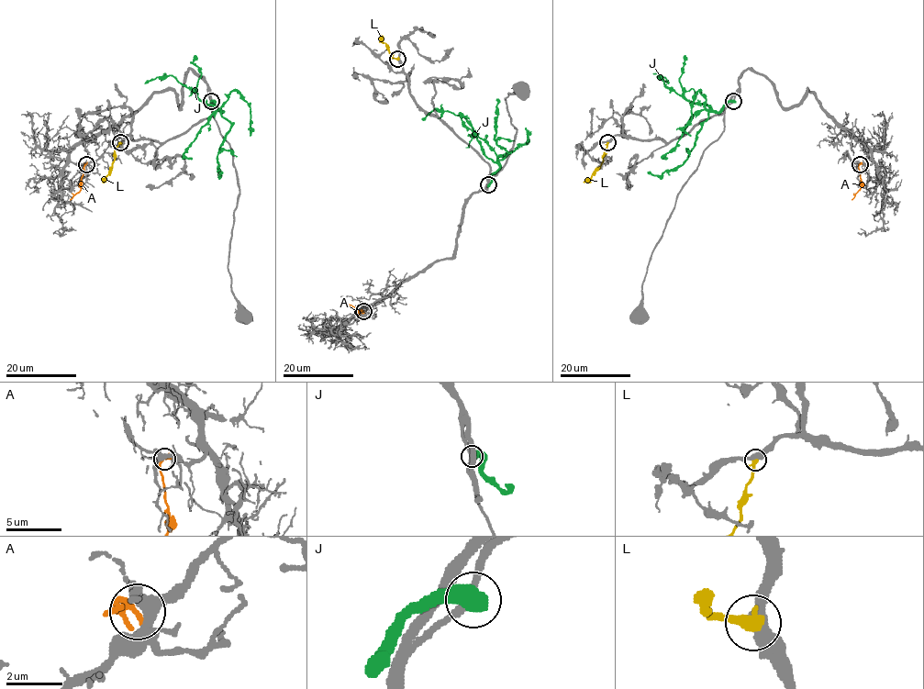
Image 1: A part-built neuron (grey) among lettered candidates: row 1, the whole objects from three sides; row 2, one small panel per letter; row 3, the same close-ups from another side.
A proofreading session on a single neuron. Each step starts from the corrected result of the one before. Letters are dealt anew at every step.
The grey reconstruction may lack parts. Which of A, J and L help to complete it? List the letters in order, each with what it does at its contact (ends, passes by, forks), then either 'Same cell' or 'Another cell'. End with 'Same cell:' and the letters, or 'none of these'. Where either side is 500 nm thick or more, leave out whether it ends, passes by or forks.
A: It ends there. Another cell
J: Another cell
L: Same cell
Same cell: L

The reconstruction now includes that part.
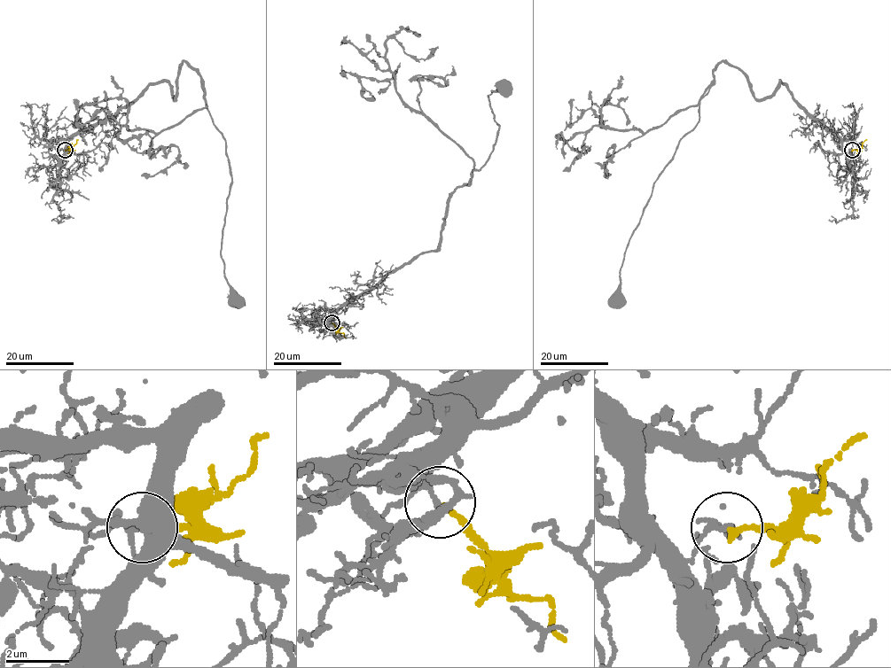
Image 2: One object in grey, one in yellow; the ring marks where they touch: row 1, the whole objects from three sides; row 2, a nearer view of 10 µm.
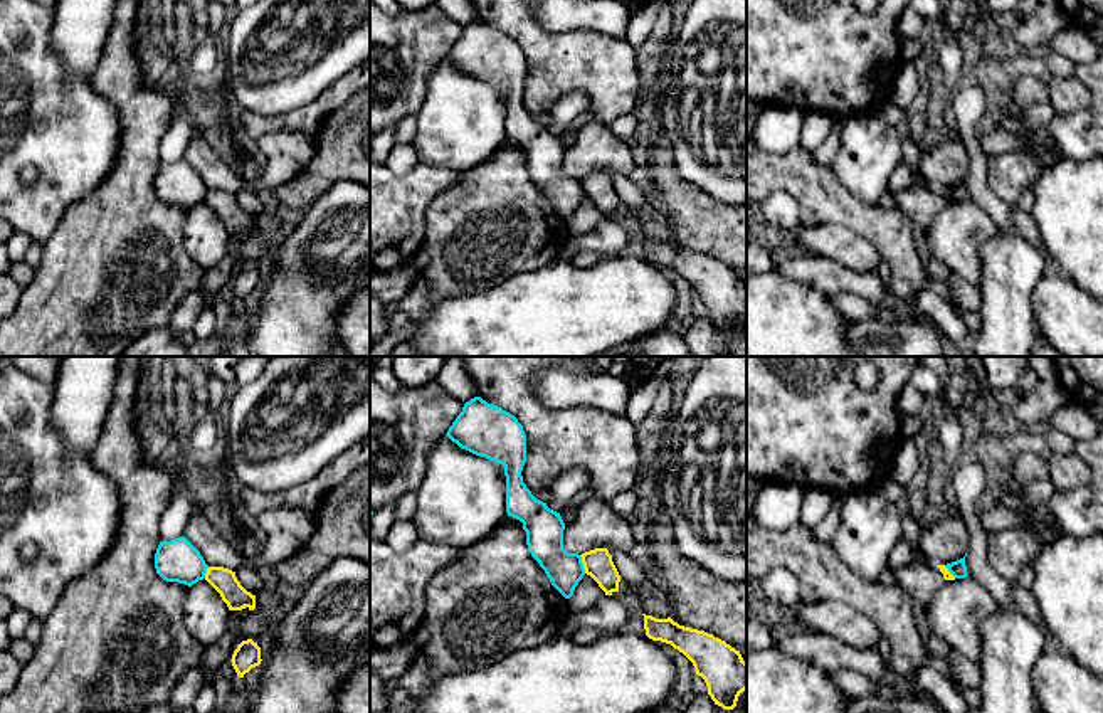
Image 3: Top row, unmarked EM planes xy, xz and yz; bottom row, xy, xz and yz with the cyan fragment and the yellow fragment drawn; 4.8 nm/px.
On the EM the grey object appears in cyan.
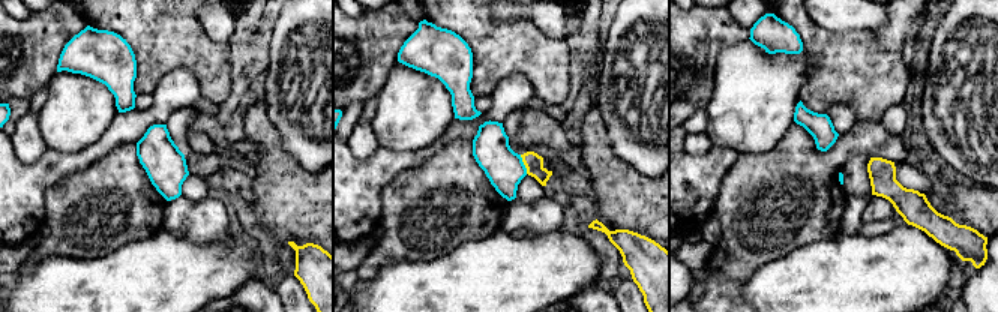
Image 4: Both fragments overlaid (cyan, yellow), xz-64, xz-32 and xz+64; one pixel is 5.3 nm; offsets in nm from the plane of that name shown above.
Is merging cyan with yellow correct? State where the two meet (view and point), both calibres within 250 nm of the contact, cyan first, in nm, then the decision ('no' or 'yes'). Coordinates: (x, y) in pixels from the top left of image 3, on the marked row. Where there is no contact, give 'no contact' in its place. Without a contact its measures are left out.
xz (582, 564) | 180/140 nm | no

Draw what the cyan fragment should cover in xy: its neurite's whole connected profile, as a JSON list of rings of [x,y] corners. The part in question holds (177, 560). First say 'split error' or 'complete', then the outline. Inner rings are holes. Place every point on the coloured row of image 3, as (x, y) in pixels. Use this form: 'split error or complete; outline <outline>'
complete; outline [[[185,538],[160,541],[155,553],[156,573],[166,582],[192,587],[205,578],[208,565],[200,552]]]

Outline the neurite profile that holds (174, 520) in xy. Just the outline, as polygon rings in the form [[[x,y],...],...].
[[[178,489],[170,499],[166,510],[160,518],[160,540],[170,541],[183,536],[187,523],[193,513],[193,499]]]

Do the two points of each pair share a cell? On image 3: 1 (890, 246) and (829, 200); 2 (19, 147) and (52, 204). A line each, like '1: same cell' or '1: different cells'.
1: same cell
2: same cell

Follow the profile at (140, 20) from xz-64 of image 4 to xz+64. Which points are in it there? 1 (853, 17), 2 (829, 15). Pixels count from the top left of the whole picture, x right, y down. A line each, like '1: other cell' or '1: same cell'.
1: other cell
2: other cell

